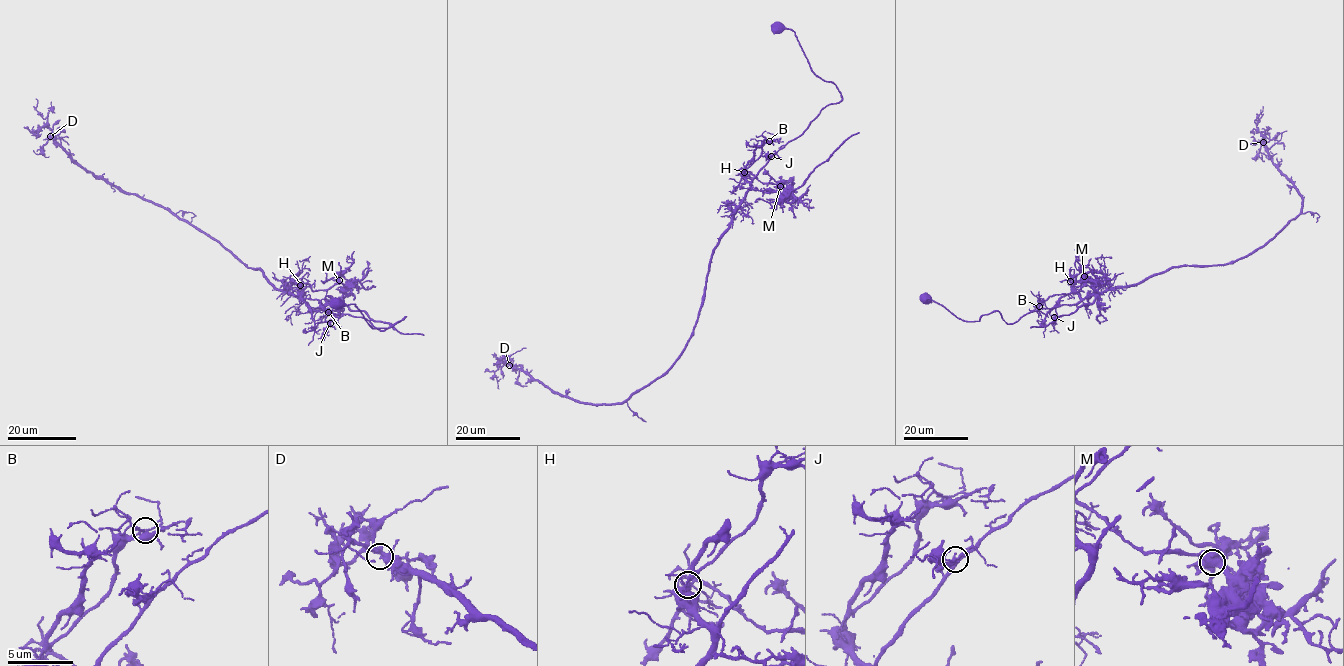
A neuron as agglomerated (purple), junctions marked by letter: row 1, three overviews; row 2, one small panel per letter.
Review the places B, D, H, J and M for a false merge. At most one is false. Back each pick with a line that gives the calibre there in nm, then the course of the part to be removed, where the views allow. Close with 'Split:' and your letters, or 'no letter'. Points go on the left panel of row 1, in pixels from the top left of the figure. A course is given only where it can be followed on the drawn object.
H: 140 nm thick; foreign part runs (300, 284), (321, 290), (341, 283), (345, 289), (342, 302), (352, 310), (362, 310), (403, 333), (423, 334)
Split: H

